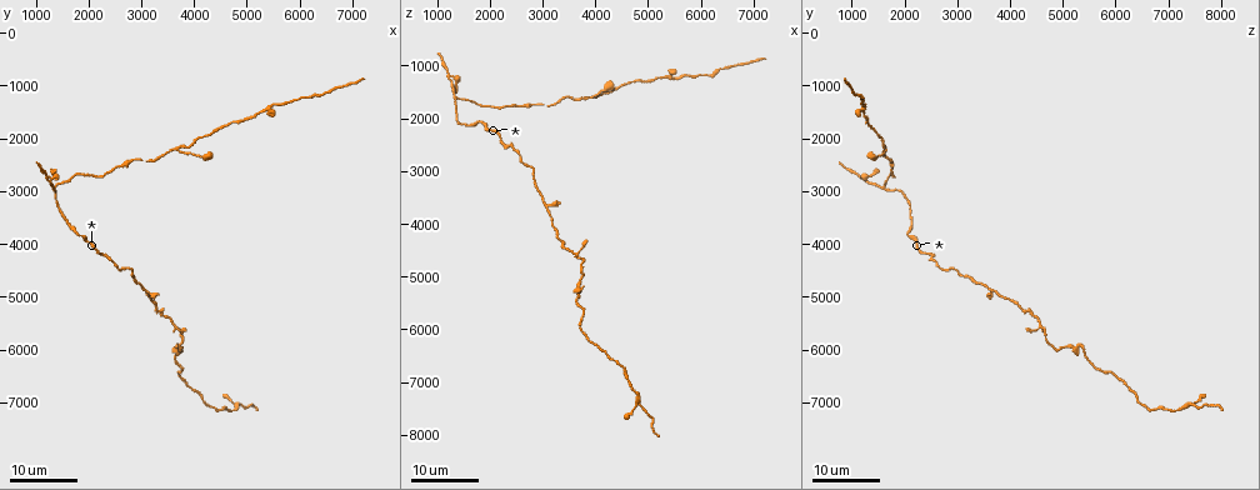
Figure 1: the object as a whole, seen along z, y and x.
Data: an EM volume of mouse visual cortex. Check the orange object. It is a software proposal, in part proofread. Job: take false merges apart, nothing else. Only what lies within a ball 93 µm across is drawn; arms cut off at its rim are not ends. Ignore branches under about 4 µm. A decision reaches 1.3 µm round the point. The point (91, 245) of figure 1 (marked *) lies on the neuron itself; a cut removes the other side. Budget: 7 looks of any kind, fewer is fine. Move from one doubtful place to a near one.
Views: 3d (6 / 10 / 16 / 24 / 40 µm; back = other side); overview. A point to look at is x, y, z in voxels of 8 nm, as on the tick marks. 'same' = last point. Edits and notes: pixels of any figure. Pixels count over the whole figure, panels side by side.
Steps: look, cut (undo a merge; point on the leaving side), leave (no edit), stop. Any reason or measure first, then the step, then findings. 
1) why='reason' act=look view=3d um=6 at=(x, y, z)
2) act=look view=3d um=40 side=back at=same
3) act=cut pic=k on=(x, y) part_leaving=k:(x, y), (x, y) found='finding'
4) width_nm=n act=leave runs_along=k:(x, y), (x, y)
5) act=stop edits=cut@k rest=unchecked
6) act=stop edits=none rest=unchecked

why='thick turns thin' act=look view=3d um=16 at=(2750, 4500, 2900)

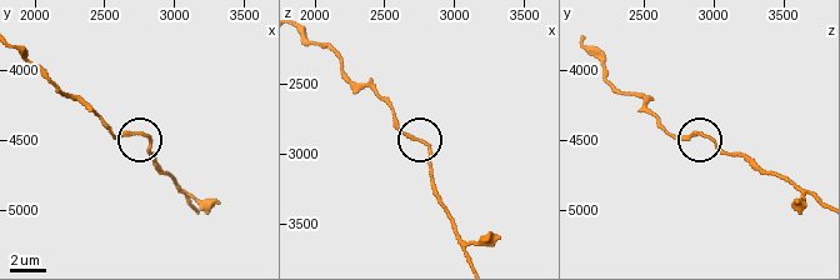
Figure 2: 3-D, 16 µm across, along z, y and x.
act=look view=3d um=6 at=(2760, 4460, 2900)

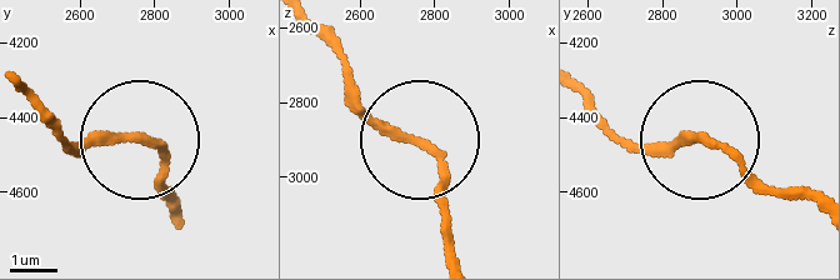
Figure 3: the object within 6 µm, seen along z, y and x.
act=leave runs_along=3:(590, 106), (638, 141), (721, 150), (816, 214) found='continuous, no second neuron'

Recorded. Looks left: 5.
why='three arms meet' act=look view=3d um=24 at=(3050, 4900, 3800)

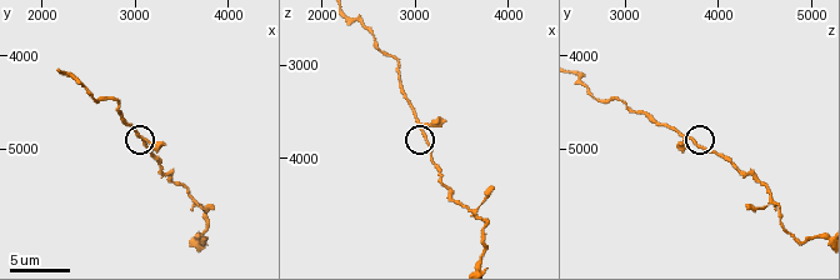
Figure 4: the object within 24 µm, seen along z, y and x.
why='closer look' act=look view=3d um=6 at=(3100, 4900, 3750)

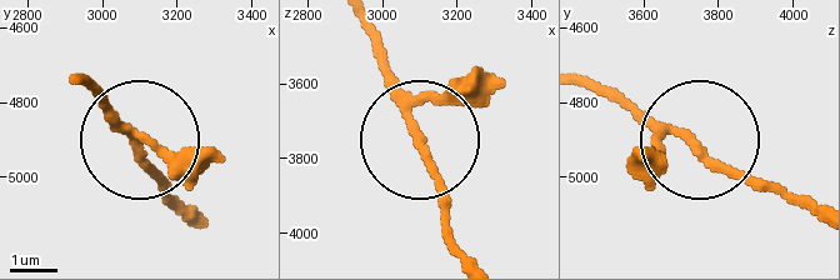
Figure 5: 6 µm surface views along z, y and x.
why='other side' act=look view=3d um=6 side=back at=(3090, 4920, 3740)

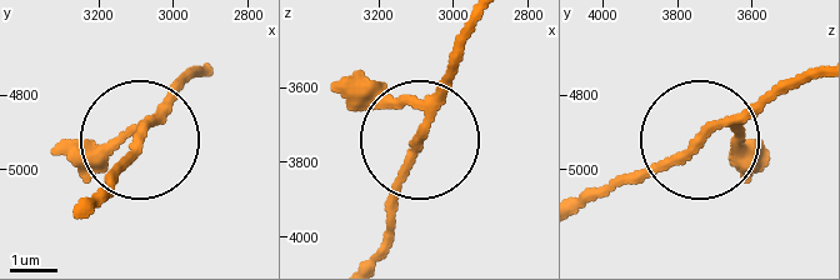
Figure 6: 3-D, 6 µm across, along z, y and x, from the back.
arms=3 act=leave runs_along=6:(199, 70), (108, 173), (99, 205) found='continuous, no second neuron'

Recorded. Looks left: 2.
why='sudden change in width' act=look view=3d um=16 at=(2550, 2550, 1750)

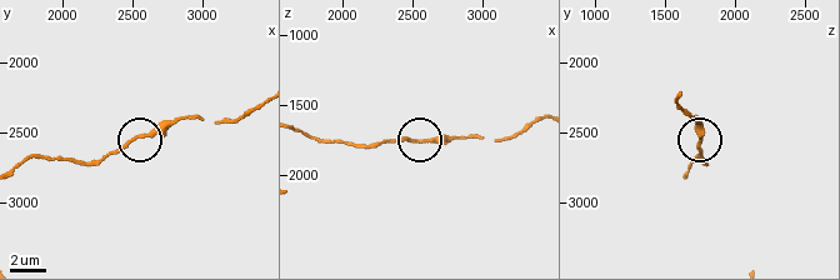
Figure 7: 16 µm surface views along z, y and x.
act=look view=3d um=6 at=(2540, 2540, 1760)

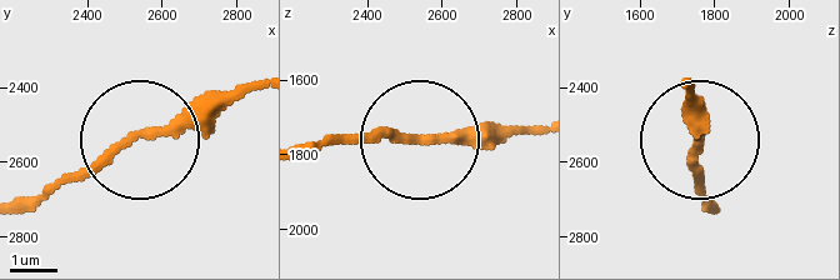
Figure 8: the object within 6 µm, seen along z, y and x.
act=leave runs_along=8:(30, 201), (126, 145), (210, 126), (258, 86) found='one neuron here'

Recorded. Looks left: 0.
act=stop edits=none rest=unchecked

